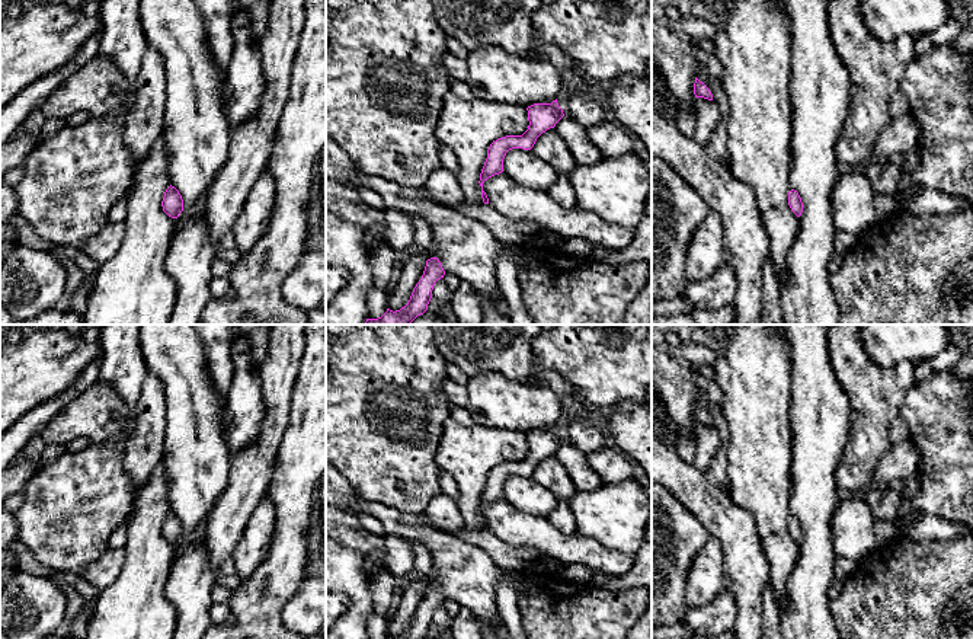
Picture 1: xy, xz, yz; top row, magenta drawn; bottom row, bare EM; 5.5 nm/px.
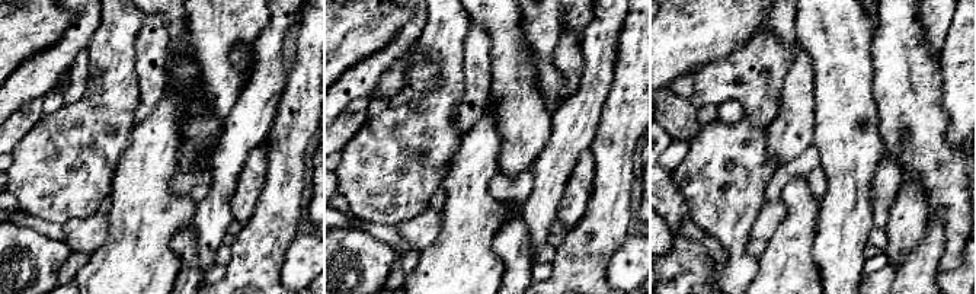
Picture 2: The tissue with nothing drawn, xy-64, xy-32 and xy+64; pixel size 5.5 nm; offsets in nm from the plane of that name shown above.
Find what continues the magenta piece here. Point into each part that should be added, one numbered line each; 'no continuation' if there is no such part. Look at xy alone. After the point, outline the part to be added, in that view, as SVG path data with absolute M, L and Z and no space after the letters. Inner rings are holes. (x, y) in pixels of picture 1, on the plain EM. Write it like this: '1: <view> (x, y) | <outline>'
no continuation

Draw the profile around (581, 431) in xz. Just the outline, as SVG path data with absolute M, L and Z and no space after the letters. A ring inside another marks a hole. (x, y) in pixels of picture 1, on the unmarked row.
M573 416L566 428L567 441L589 454L606 445L605 435L593 425L589 418Z

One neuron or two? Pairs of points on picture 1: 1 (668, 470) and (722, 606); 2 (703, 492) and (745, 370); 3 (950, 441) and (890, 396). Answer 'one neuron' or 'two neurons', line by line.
1: two neurons
2: two neurons
3: two neurons

